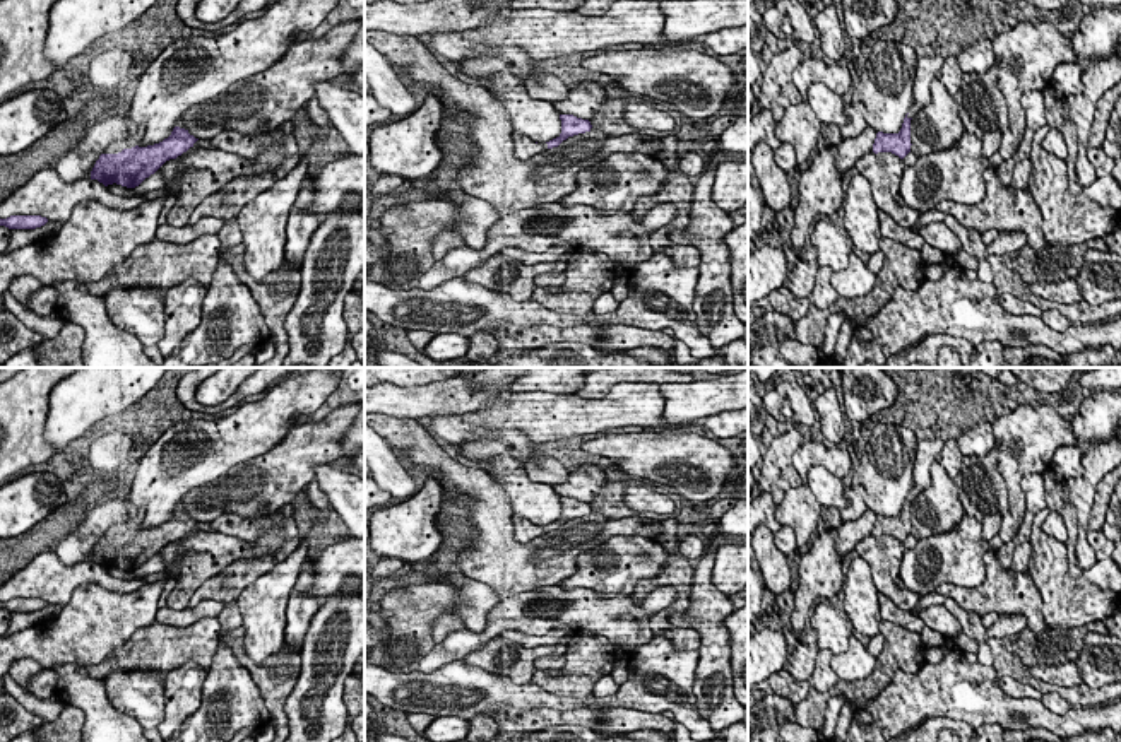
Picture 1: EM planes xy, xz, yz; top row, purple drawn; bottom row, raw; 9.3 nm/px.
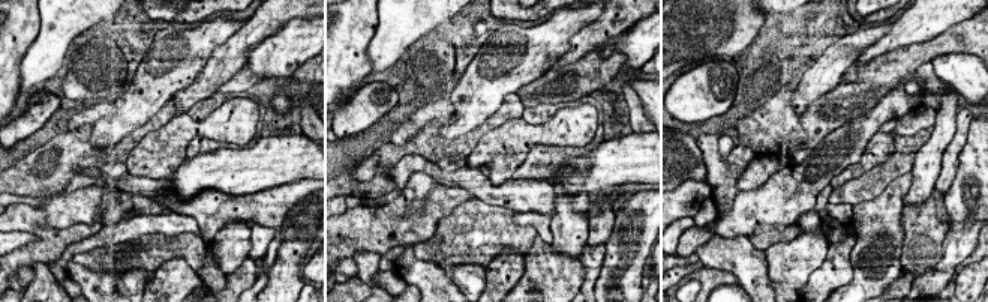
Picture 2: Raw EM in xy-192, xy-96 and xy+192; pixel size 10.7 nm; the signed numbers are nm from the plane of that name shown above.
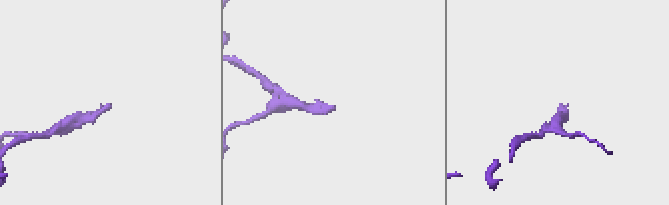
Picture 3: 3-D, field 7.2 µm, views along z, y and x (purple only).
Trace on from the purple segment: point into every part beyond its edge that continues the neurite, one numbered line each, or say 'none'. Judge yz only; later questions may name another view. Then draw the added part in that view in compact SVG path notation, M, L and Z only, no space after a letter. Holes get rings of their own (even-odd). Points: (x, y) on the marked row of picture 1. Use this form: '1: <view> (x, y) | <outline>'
1: yz (928, 65) | M924 55L917 60L917 72L914 77L914 106L909 109L907 118L916 116L931 101L929 85L936 79L945 58L940 55Z

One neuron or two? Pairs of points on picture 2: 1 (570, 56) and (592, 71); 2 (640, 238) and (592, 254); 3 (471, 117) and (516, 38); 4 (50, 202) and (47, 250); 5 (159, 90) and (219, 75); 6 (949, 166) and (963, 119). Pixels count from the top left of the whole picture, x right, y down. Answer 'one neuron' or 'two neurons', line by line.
1: two neurons
2: two neurons
3: one neuron
4: two neurons
5: two neurons
6: one neuron

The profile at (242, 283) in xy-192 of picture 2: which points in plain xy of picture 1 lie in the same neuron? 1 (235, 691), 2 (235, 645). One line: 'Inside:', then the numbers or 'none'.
Inside: 1

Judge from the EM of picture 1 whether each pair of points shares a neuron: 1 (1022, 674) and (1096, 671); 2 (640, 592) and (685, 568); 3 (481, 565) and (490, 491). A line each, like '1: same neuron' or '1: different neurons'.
1: different neurons
2: same neuron
3: same neuron

